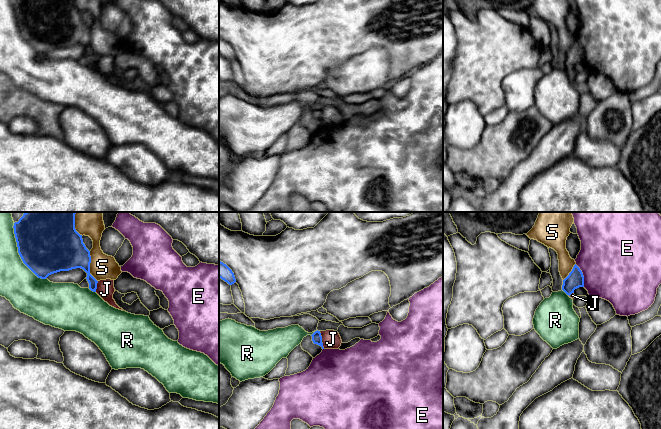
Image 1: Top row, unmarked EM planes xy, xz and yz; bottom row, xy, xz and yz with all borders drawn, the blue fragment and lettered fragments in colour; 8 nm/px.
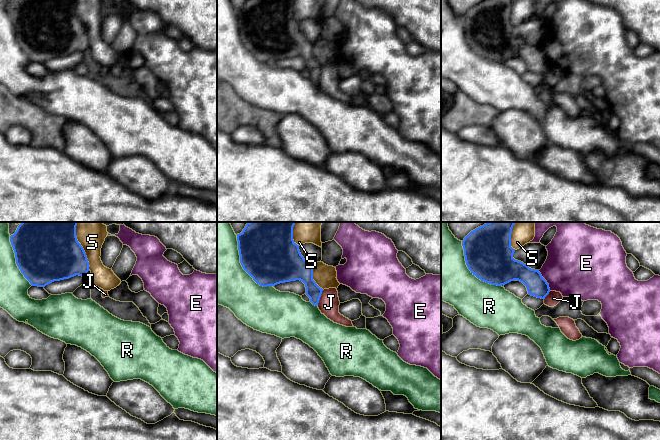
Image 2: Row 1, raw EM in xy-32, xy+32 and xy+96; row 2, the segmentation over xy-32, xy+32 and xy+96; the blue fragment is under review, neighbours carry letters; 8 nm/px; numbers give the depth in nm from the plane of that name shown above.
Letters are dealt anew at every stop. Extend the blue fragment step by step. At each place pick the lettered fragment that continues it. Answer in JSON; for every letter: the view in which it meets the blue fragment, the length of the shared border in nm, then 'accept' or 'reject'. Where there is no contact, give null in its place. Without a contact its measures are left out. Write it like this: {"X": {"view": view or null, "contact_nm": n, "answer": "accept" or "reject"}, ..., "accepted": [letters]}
{"E": {"view": "yz", "contact_nm": 200, "answer": "reject"}, "J": {"view": "xz", "contact_nm": 150, "answer": "reject"}, "R": {"view": "xy", "contact_nm": 500, "answer": "reject"}, "S": {"view": "xy", "contact_nm": 260, "answer": "reject"}, "accepted": []}

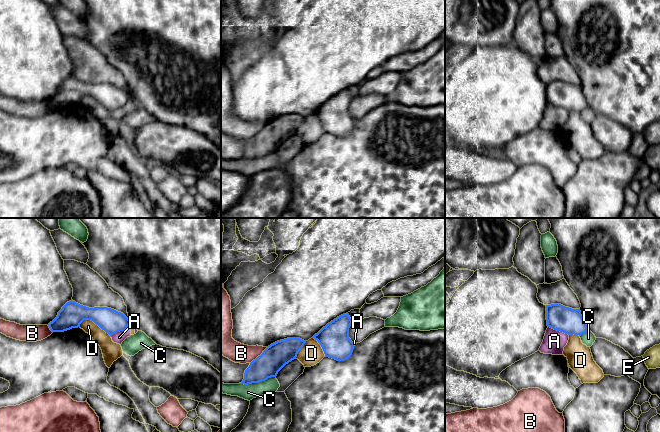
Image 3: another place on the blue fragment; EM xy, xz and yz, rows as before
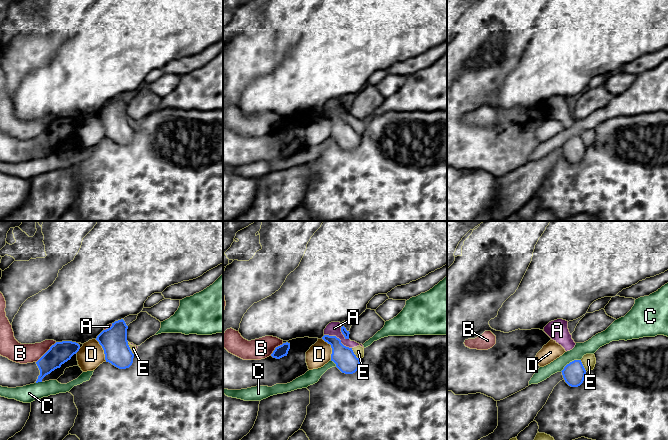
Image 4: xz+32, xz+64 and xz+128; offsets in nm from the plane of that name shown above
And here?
{"A": {"view": "yz", "contact_nm": 180, "answer": "reject"}, "B": {"view": "xz", "contact_nm": 190, "answer": "reject"}, "C": {"view": "xz", "contact_nm": 300, "answer": "reject"}, "D": {"view": "xy", "contact_nm": 280, "answer": "reject"}, "E": {"view": "xy", "contact_nm": 40, "answer": "reject"}, "accepted": []}

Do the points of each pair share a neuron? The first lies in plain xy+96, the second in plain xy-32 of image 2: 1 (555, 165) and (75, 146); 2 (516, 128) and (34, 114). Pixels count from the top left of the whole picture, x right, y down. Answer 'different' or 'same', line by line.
1: different
2: different

